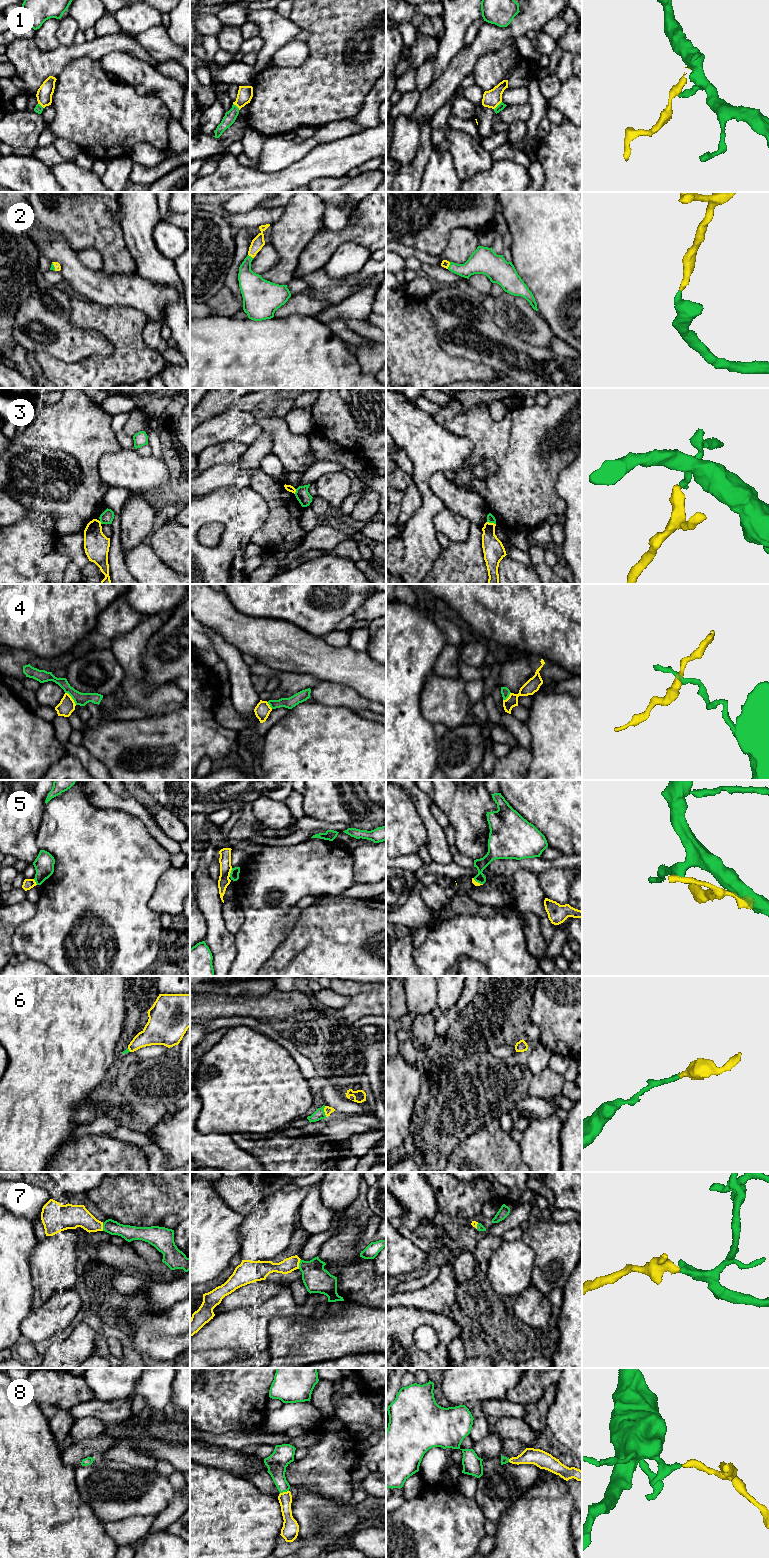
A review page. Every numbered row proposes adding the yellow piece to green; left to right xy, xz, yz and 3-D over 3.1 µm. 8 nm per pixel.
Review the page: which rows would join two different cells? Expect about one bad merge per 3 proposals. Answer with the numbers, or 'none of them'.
1, 3, 4, 5

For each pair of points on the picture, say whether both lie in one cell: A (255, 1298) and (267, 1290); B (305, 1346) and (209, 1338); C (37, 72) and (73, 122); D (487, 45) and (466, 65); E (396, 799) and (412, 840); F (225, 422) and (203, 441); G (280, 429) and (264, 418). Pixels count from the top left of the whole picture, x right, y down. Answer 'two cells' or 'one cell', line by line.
A: one cell
B: two cells
C: two cells
D: one cell
E: one cell
F: one cell
G: one cell

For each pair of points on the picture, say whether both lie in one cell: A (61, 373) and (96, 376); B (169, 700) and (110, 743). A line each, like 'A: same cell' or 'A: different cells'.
A: same cell
B: different cells

